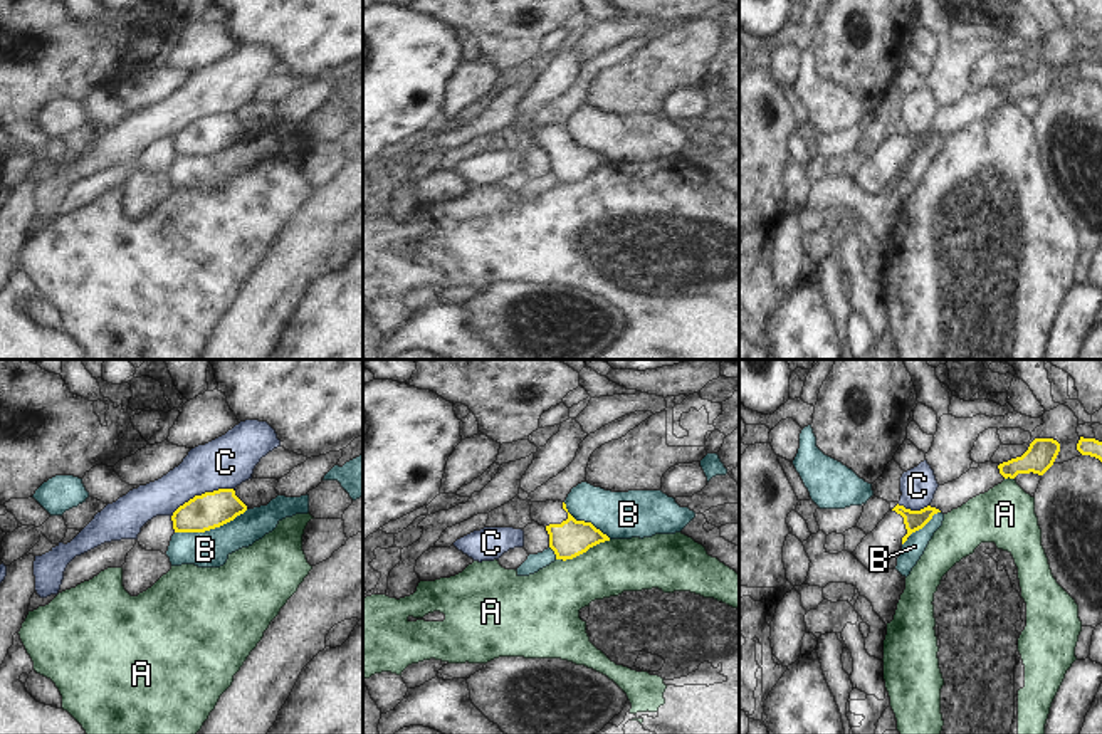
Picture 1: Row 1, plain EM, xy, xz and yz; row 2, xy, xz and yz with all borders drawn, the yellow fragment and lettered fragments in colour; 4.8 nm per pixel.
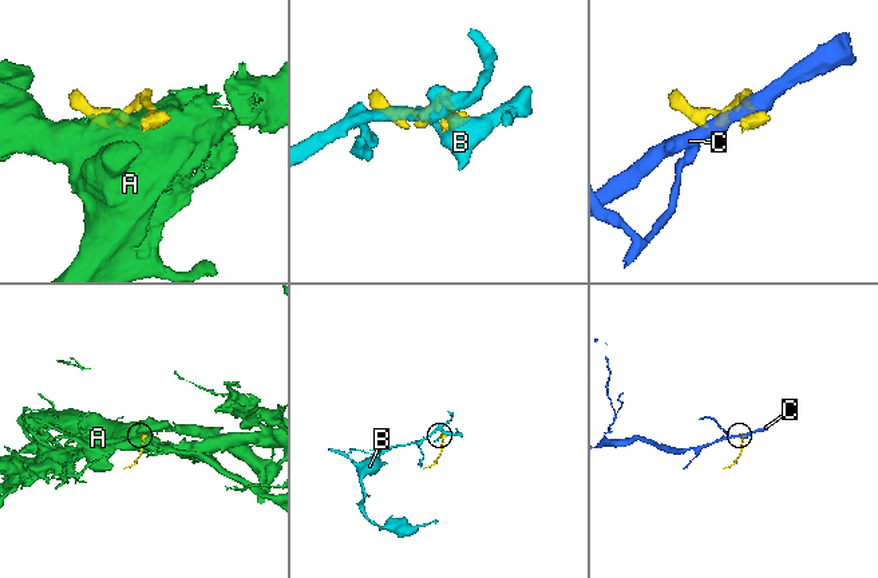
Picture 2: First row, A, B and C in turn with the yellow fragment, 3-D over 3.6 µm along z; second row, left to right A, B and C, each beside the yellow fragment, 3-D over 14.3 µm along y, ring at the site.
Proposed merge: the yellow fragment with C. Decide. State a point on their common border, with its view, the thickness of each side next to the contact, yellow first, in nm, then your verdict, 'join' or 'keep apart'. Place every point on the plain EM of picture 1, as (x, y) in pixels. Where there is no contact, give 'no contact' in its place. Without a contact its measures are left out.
contact xy (202, 118); calibres 180 and 240 nm; keep apart

